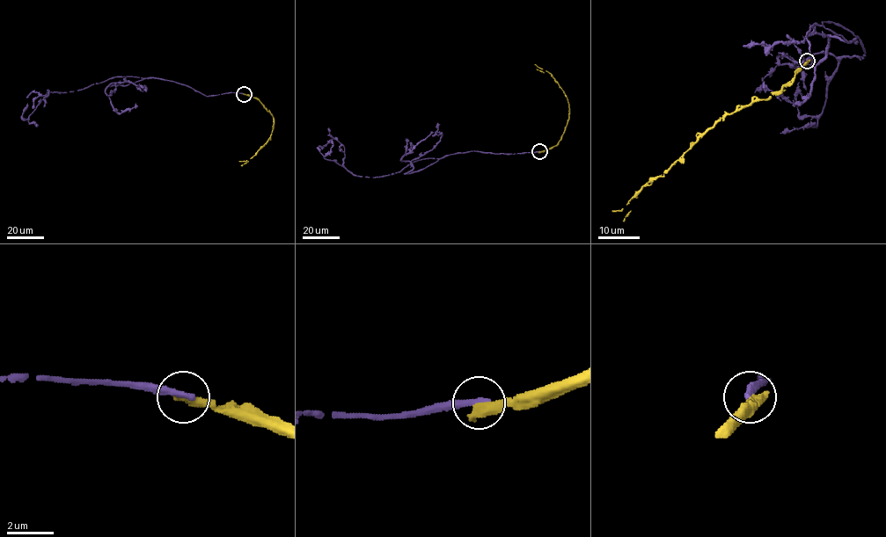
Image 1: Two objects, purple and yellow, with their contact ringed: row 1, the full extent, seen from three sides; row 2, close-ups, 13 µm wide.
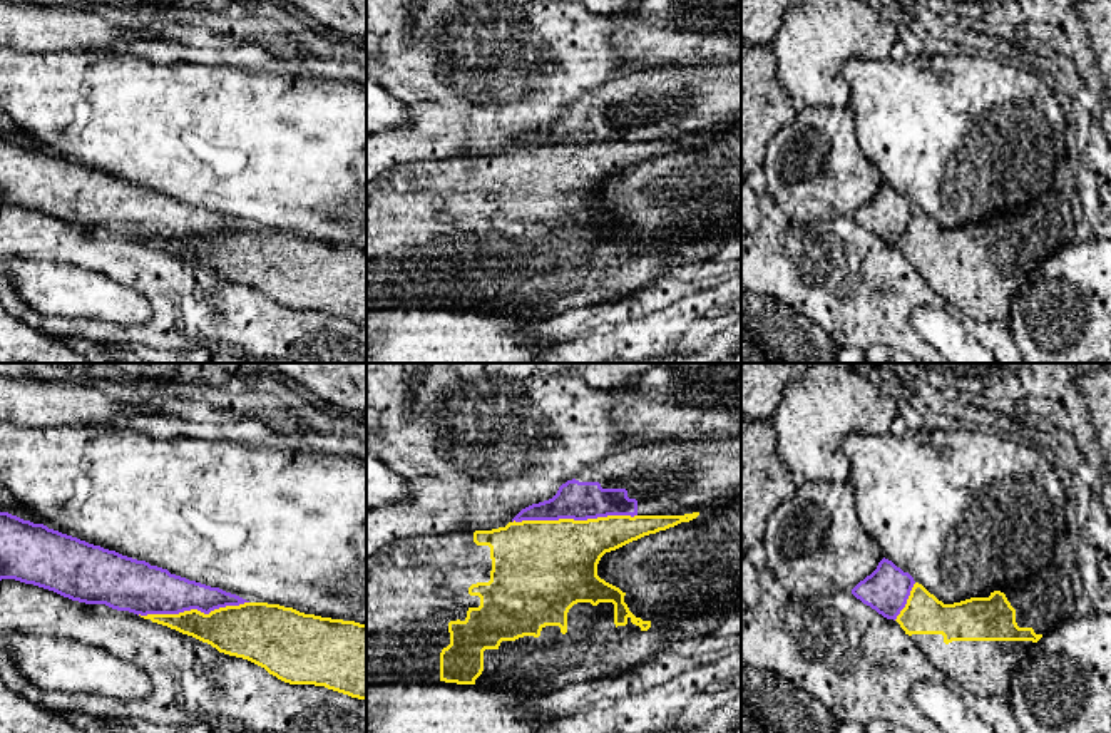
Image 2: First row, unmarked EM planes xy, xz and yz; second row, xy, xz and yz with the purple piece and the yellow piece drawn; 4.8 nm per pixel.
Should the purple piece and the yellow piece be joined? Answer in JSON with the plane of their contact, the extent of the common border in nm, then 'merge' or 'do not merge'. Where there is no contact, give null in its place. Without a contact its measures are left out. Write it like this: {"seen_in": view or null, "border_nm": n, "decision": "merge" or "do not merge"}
{"seen_in": "xz", "border_nm": 600, "decision": "do not merge"}

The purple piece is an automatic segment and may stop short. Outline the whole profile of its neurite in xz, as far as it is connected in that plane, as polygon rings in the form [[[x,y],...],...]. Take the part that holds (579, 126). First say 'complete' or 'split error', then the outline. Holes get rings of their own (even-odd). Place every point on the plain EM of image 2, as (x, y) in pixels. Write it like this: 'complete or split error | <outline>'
split error | [[[741,55],[731,60],[708,60],[698,65],[637,67],[606,80],[557,119],[522,134],[512,147],[522,146],[587,146],[607,141],[684,141],[721,132],[741,120]]]

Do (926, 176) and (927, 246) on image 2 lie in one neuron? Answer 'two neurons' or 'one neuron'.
two neurons

